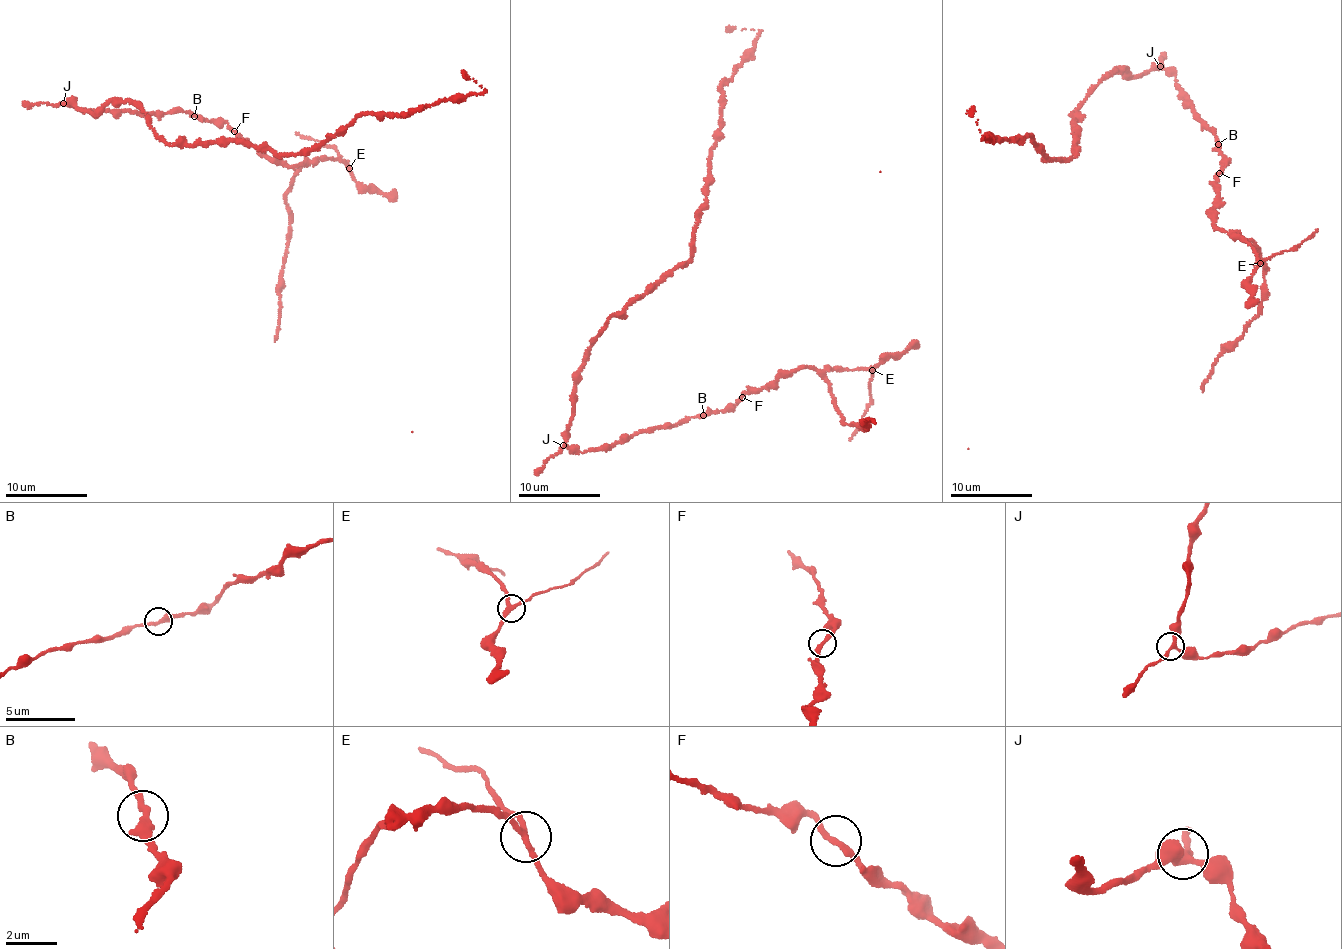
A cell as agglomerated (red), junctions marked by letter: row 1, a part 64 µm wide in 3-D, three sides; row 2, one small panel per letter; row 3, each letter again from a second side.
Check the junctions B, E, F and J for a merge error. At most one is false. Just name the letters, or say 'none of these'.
E

